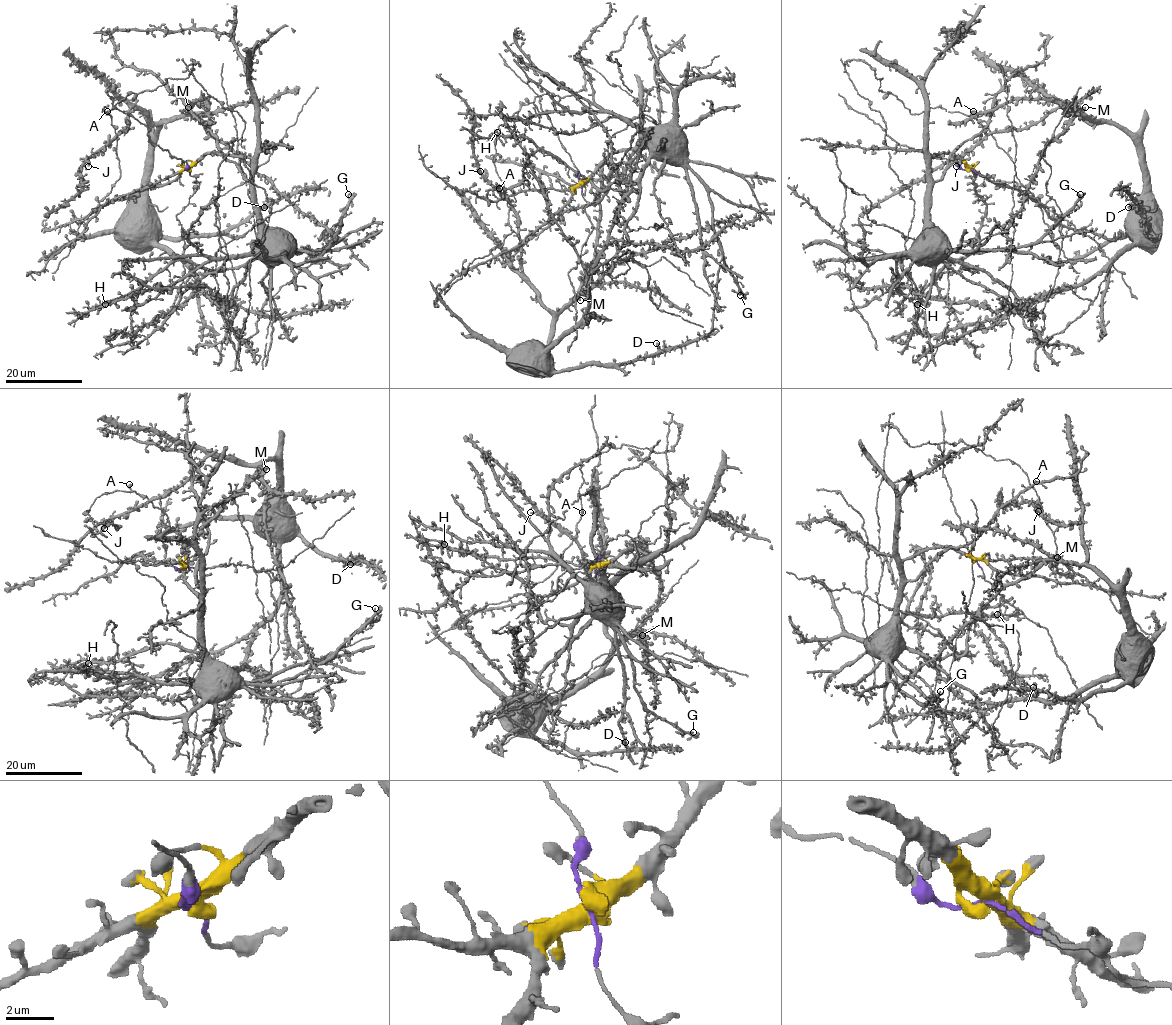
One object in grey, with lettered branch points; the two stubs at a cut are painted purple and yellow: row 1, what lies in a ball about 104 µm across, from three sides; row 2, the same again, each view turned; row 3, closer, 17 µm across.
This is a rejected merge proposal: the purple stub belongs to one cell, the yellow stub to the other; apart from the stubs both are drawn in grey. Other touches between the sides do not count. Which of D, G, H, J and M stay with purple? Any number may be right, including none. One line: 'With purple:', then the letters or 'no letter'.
With purple: D, J, M

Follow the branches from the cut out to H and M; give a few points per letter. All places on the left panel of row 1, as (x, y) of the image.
H: (188, 169), (212, 153), (252, 160), (256, 247), (248, 253), (205, 261), (167, 285), (102, 302), (105, 304)
M: (187, 169), (201, 182), (176, 216), (184, 242), (181, 258), (155, 240), (148, 148), (162, 123), (188, 107)

